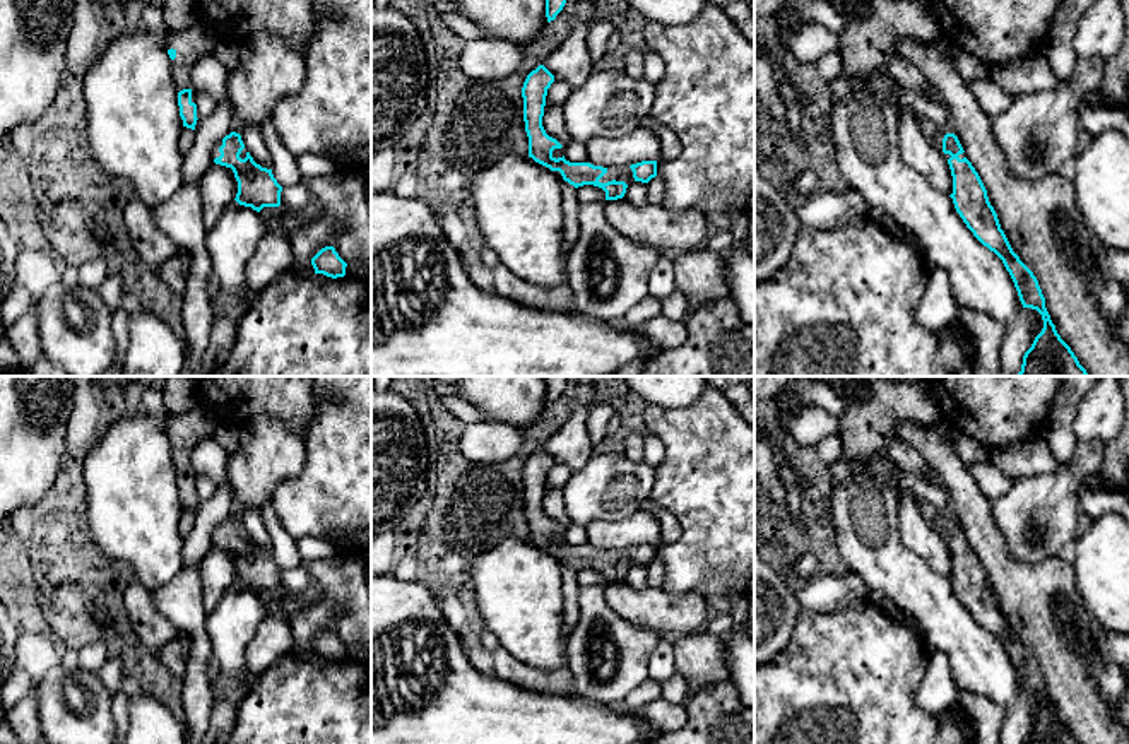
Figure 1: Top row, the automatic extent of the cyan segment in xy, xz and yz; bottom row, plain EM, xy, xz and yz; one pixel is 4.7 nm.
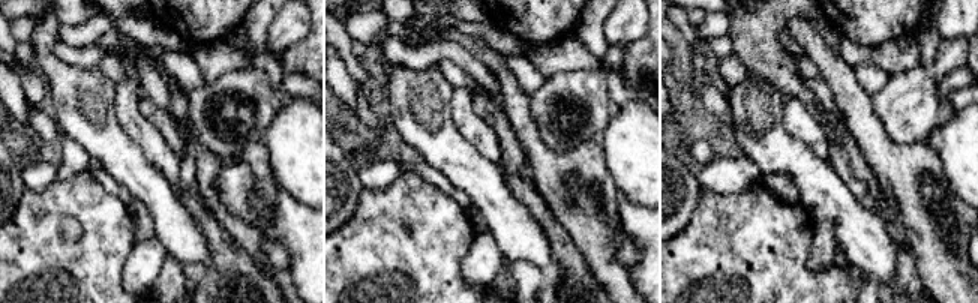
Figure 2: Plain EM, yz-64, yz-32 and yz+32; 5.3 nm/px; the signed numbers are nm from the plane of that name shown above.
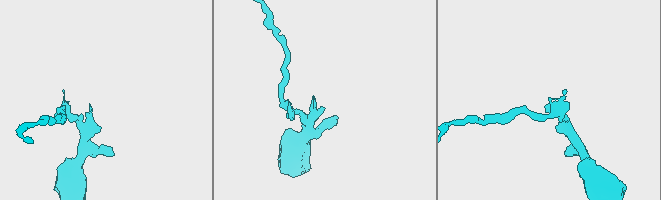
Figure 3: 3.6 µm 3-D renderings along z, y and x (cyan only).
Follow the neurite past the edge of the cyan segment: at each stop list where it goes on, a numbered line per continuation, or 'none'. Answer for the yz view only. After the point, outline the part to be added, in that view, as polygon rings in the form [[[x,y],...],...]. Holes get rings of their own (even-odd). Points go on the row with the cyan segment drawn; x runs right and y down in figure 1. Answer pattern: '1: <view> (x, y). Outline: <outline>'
1: yz (873, 29). Outline: [[[828,0],[845,15],[847,26],[838,32],[840,58],[850,82],[869,75],[864,92],[888,101],[898,115],[912,113],[903,108],[895,94],[896,80],[884,74],[884,65],[901,38],[934,39],[941,36],[939,22],[920,0]],[[912,113],[917,118],[927,142],[948,161],[943,152],[946,135],[927,116]]]

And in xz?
1: xz (621, 173). Outline: [[[630,166],[607,168],[607,173],[599,181],[607,183],[612,180],[624,181],[628,186],[635,181],[633,171]]]

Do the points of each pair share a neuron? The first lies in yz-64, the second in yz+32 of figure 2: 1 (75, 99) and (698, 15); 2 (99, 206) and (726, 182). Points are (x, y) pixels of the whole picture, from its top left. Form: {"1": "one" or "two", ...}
{"1": "two", "2": "two"}

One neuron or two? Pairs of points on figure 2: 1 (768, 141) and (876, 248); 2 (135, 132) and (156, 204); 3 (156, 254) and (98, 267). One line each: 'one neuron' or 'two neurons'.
1: one neuron
2: two neurons
3: two neurons

